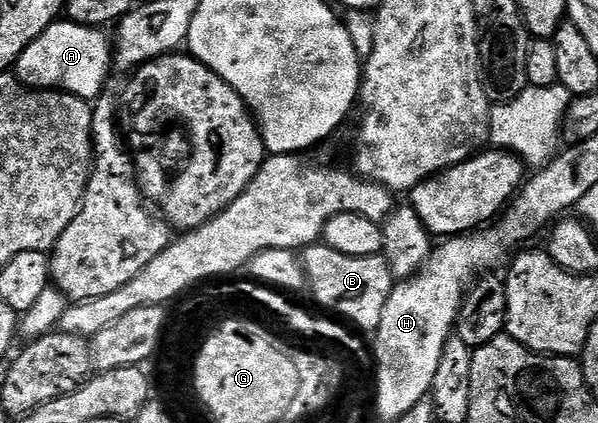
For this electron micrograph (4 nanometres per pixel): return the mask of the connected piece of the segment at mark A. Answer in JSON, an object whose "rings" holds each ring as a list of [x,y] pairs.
{"rings":[[[55,21],[24,49],[16,64],[16,78],[31,89],[65,91],[87,101],[103,94],[106,74],[112,71],[112,43],[107,32],[69,21]]]}

